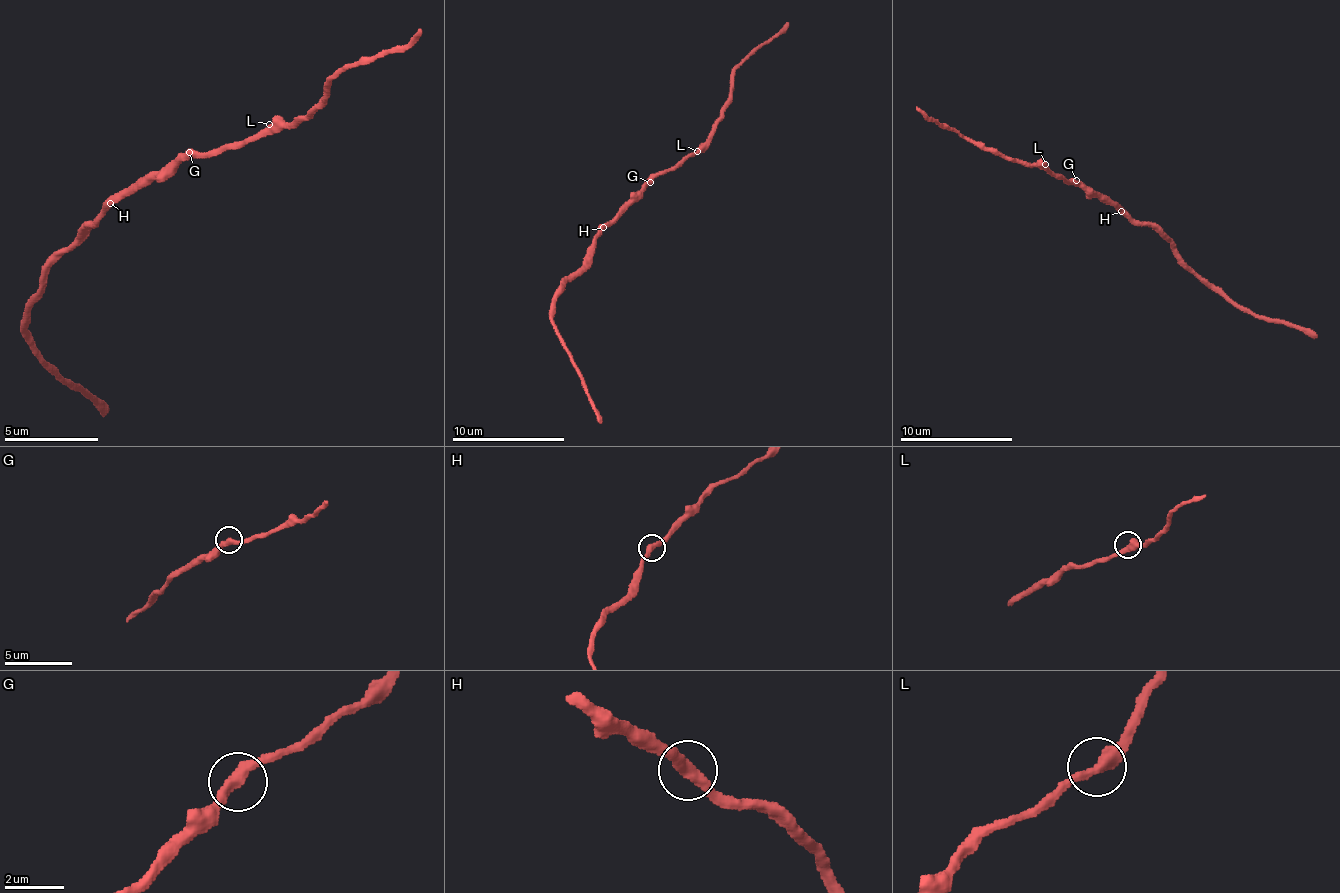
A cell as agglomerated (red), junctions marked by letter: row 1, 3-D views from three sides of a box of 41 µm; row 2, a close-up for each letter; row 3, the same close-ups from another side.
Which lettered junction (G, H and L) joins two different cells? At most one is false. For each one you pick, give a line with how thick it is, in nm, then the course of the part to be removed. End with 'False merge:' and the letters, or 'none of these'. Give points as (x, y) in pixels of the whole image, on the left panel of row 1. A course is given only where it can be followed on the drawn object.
False merge: none of these

